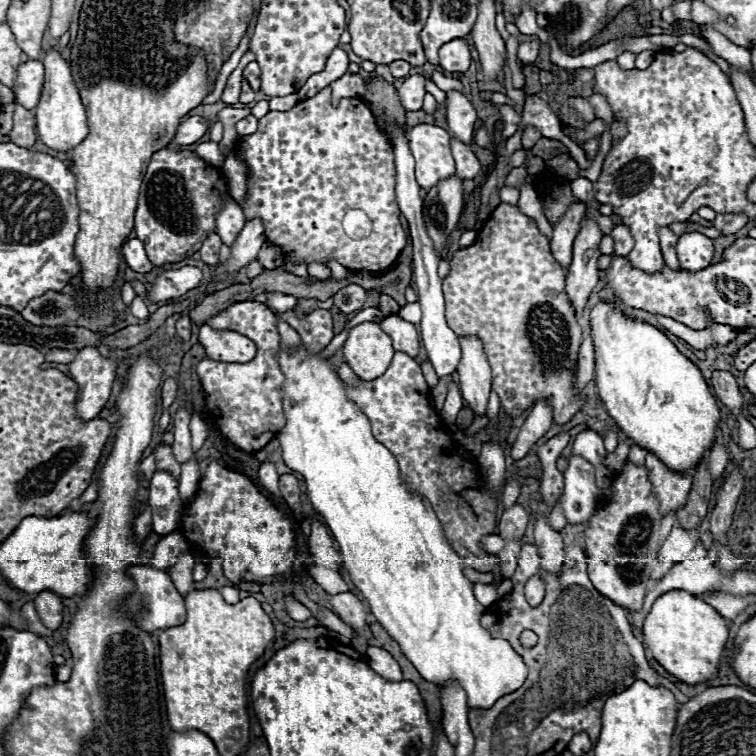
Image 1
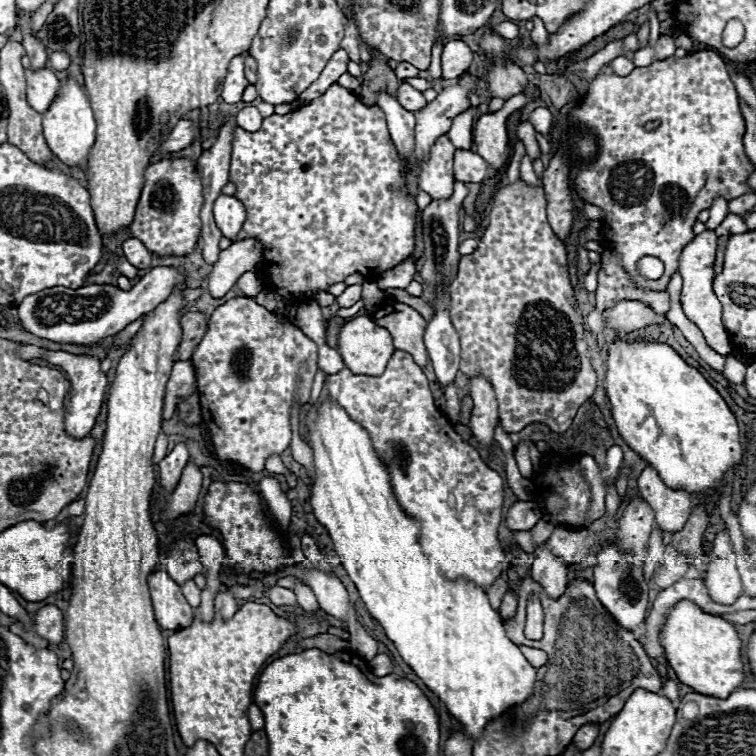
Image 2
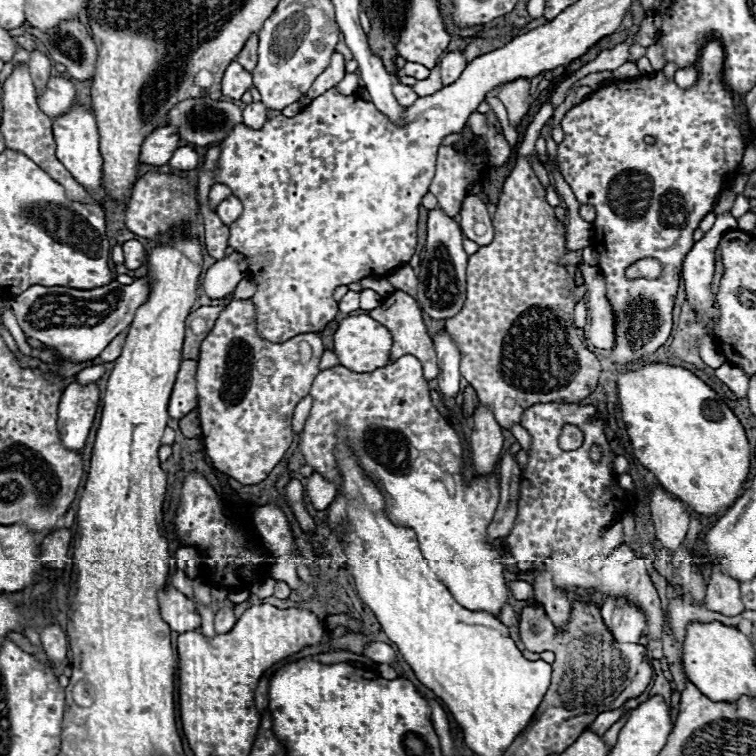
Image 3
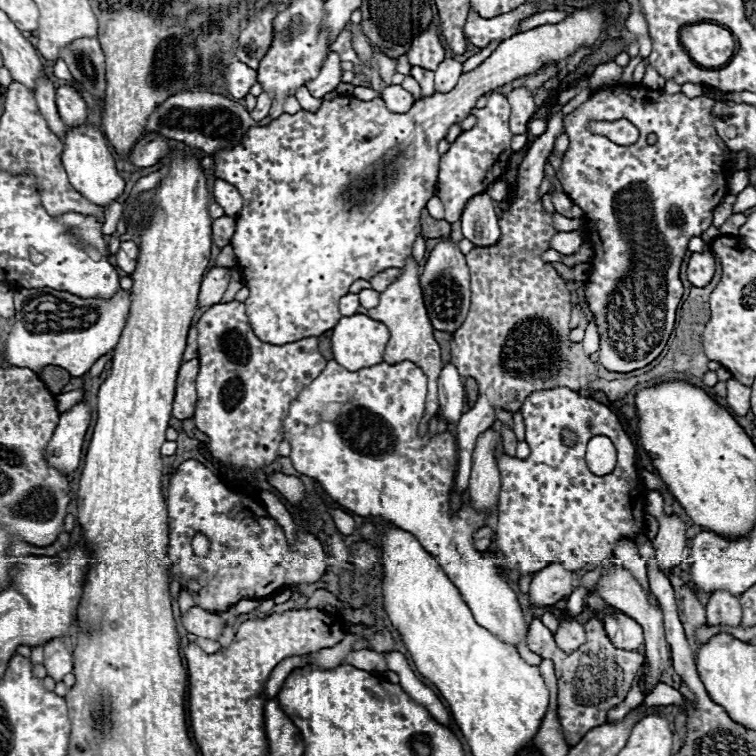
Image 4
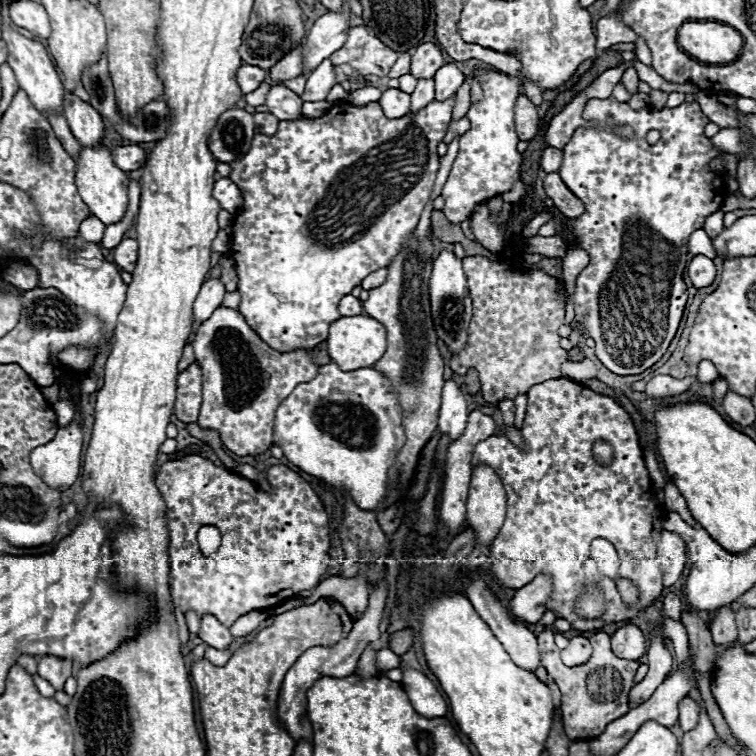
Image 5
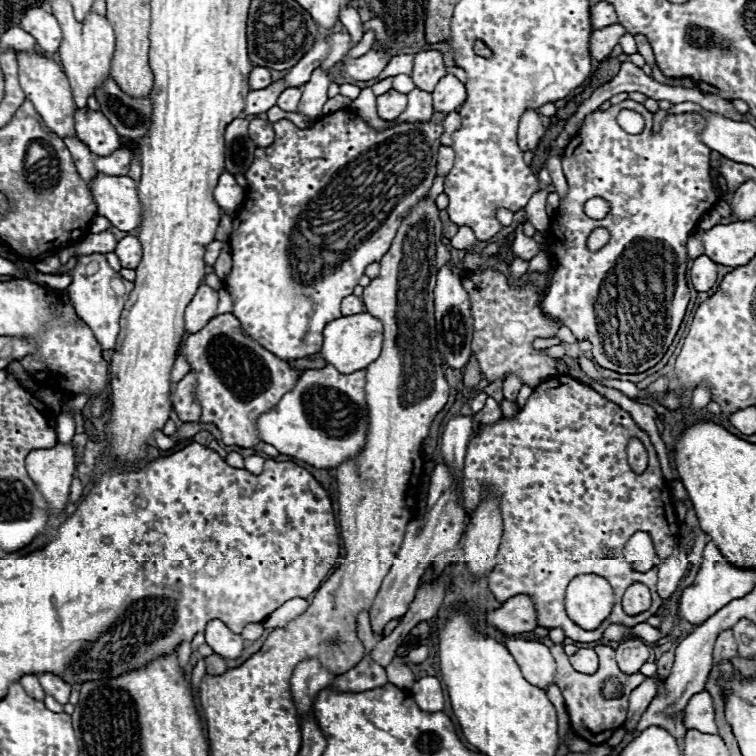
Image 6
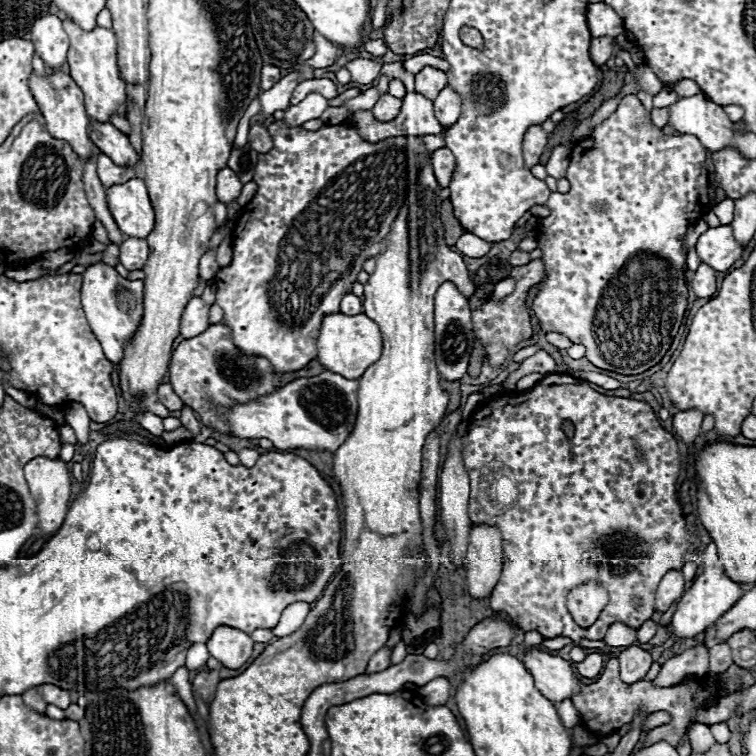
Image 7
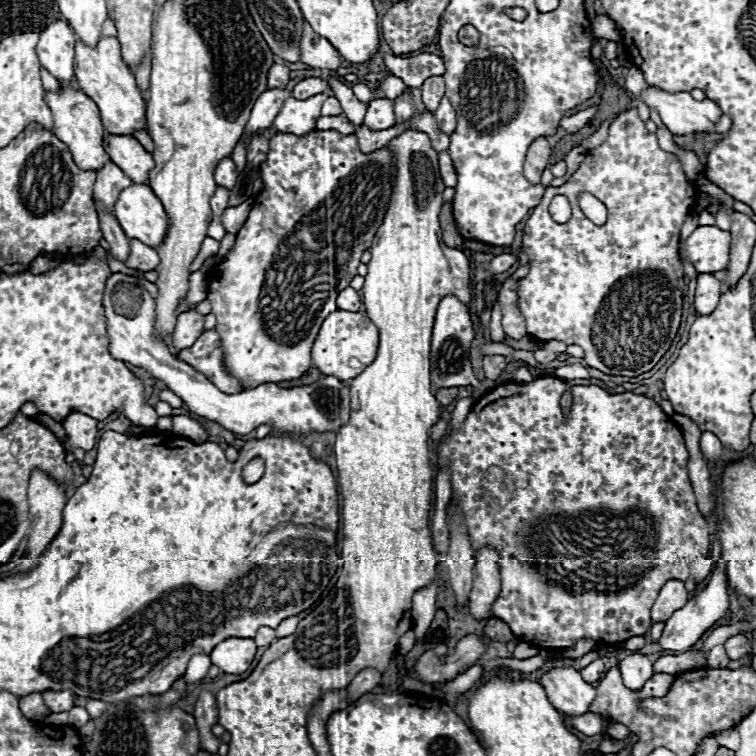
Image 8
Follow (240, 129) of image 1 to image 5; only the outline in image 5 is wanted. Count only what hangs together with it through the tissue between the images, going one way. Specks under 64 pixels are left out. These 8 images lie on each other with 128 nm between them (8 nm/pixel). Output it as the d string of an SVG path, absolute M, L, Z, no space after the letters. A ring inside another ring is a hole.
M272 86L266 94L264 106L280 120L296 120L302 116L302 100L286 86Z

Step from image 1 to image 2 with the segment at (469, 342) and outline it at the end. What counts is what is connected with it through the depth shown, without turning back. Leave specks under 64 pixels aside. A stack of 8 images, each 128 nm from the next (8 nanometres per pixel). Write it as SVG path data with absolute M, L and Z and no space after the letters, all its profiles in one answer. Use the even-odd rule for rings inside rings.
M476 374L468 378L468 394L474 400L474 410L470 418L472 434L486 450L490 450L494 444L494 426L498 422L498 404L494 388L482 374Z

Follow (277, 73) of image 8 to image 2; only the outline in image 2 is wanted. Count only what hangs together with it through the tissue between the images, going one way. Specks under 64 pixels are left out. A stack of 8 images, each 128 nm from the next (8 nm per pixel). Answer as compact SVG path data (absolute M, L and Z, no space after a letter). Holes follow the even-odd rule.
M240 54L240 56L236 56L230 62L228 76L224 80L224 90L222 90L222 98L228 104L240 102L242 100L242 92L248 86L248 80L244 78L244 60L246 60L246 54Z

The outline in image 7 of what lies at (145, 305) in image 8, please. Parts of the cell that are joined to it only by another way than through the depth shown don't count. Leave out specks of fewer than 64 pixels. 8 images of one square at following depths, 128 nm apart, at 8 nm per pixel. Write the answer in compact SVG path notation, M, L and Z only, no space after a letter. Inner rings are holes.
M92 264L82 274L82 308L86 320L104 348L104 354L110 362L122 360L124 342L136 332L140 318L142 318L142 298L144 298L144 284L142 280L126 280L122 278L112 266L108 264ZM324 370L312 378L298 378L270 396L250 404L236 404L226 412L232 434L238 438L268 438L278 450L314 450L336 452L352 434L358 416L360 380L348 380L336 372Z

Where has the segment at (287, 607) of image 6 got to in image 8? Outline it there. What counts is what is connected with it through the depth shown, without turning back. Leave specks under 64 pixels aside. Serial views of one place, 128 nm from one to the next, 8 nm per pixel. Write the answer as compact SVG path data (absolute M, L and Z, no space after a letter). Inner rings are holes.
M290 616L290 618L286 618L286 620L282 620L282 624L276 628L276 636L278 638L284 638L284 636L290 636L294 630L296 630L296 626L298 626L298 616Z

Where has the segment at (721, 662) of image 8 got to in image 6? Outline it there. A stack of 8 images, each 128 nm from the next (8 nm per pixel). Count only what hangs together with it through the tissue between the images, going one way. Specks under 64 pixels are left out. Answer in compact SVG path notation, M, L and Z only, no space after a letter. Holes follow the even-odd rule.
M724 630L718 634L716 638L716 646L714 646L714 660L730 660L732 656L736 656L736 640L732 630Z

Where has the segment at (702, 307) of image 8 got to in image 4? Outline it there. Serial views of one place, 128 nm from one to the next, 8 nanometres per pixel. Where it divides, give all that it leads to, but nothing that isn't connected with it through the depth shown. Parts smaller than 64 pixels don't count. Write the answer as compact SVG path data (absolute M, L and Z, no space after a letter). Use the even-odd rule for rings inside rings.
M706 248L704 252L694 252L694 254L690 256L686 274L688 274L688 280L690 280L692 286L702 288L702 286L706 286L706 284L712 280L715 269L716 260L714 254L710 252L710 248Z

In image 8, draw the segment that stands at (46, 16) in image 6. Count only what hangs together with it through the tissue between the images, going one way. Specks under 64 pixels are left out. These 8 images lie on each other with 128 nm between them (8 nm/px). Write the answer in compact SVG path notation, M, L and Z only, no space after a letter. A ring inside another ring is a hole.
M62 20L48 24L40 32L36 46L40 64L60 82L70 82L74 78L74 44L74 30Z

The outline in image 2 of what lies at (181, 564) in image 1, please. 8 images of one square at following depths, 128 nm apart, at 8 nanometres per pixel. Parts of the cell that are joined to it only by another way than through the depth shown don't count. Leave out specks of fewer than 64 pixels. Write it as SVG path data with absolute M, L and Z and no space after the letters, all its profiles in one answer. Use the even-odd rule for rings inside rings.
M186 580L186 582L182 584L182 592L184 592L188 604L190 604L192 608L198 608L198 604L200 604L200 588L194 584L194 580Z

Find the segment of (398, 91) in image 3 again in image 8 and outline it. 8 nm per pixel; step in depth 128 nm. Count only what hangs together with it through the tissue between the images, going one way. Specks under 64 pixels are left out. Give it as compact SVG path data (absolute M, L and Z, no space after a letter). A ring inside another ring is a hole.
M388 98L372 100L368 104L364 124L370 124L370 128L390 128L390 126L394 126L396 124L396 120L394 120L394 102L388 100Z

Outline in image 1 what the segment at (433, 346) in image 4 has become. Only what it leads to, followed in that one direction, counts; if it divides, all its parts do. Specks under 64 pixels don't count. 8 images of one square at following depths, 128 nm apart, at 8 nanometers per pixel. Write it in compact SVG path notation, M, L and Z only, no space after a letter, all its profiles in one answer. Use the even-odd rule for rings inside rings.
M396 314L384 318L380 322L382 330L392 338L394 342L394 350L398 352L406 352L410 358L416 358L418 356L418 348L420 348L420 338L418 338L418 332L414 328L414 324L398 318Z

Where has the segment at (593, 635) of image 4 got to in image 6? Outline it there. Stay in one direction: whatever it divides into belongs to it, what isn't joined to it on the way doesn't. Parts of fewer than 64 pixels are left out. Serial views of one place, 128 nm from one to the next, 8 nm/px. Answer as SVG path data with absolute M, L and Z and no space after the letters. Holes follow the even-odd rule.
M560 644L550 646L550 652L556 660L556 674L554 674L554 682L558 684L558 688L562 690L562 696L566 700L566 710L570 716L570 724L572 730L582 738L588 740L590 744L602 744L606 742L612 732L624 724L626 720L626 708L628 708L628 696L630 692L646 678L640 672L636 674L624 674L614 658L614 648L606 646L606 644L596 644L596 654L600 658L598 670L594 674L582 674L576 672L570 664L568 664L568 656L562 652Z

